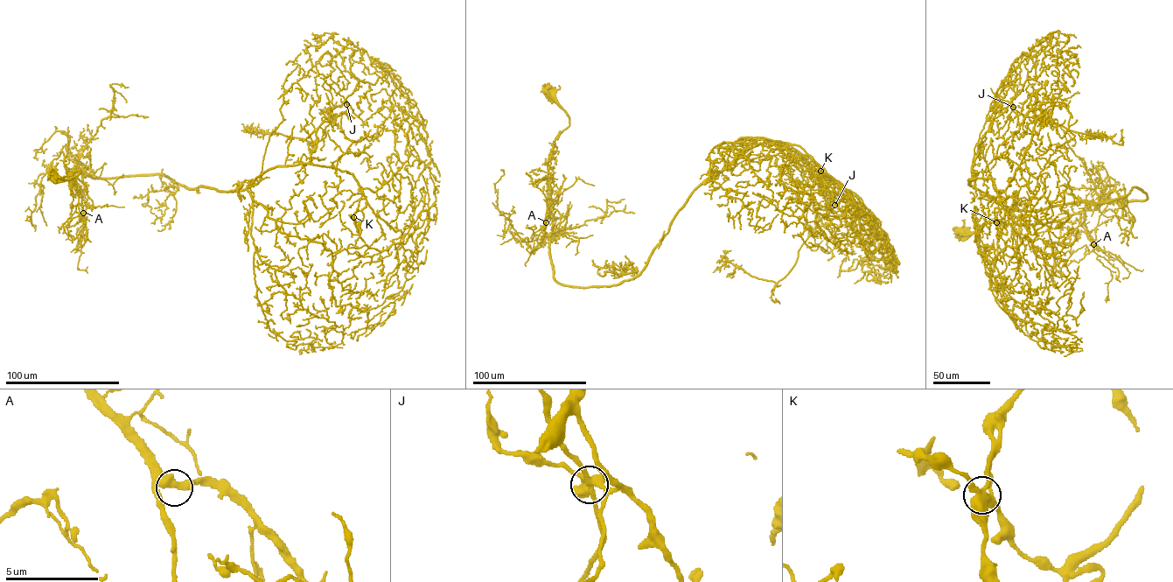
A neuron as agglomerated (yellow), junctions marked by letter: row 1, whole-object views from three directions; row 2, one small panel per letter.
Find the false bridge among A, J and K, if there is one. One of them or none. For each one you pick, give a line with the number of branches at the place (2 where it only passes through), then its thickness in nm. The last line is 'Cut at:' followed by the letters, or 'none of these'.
J: branches 5; calibre 360 nm
Cut at: J

